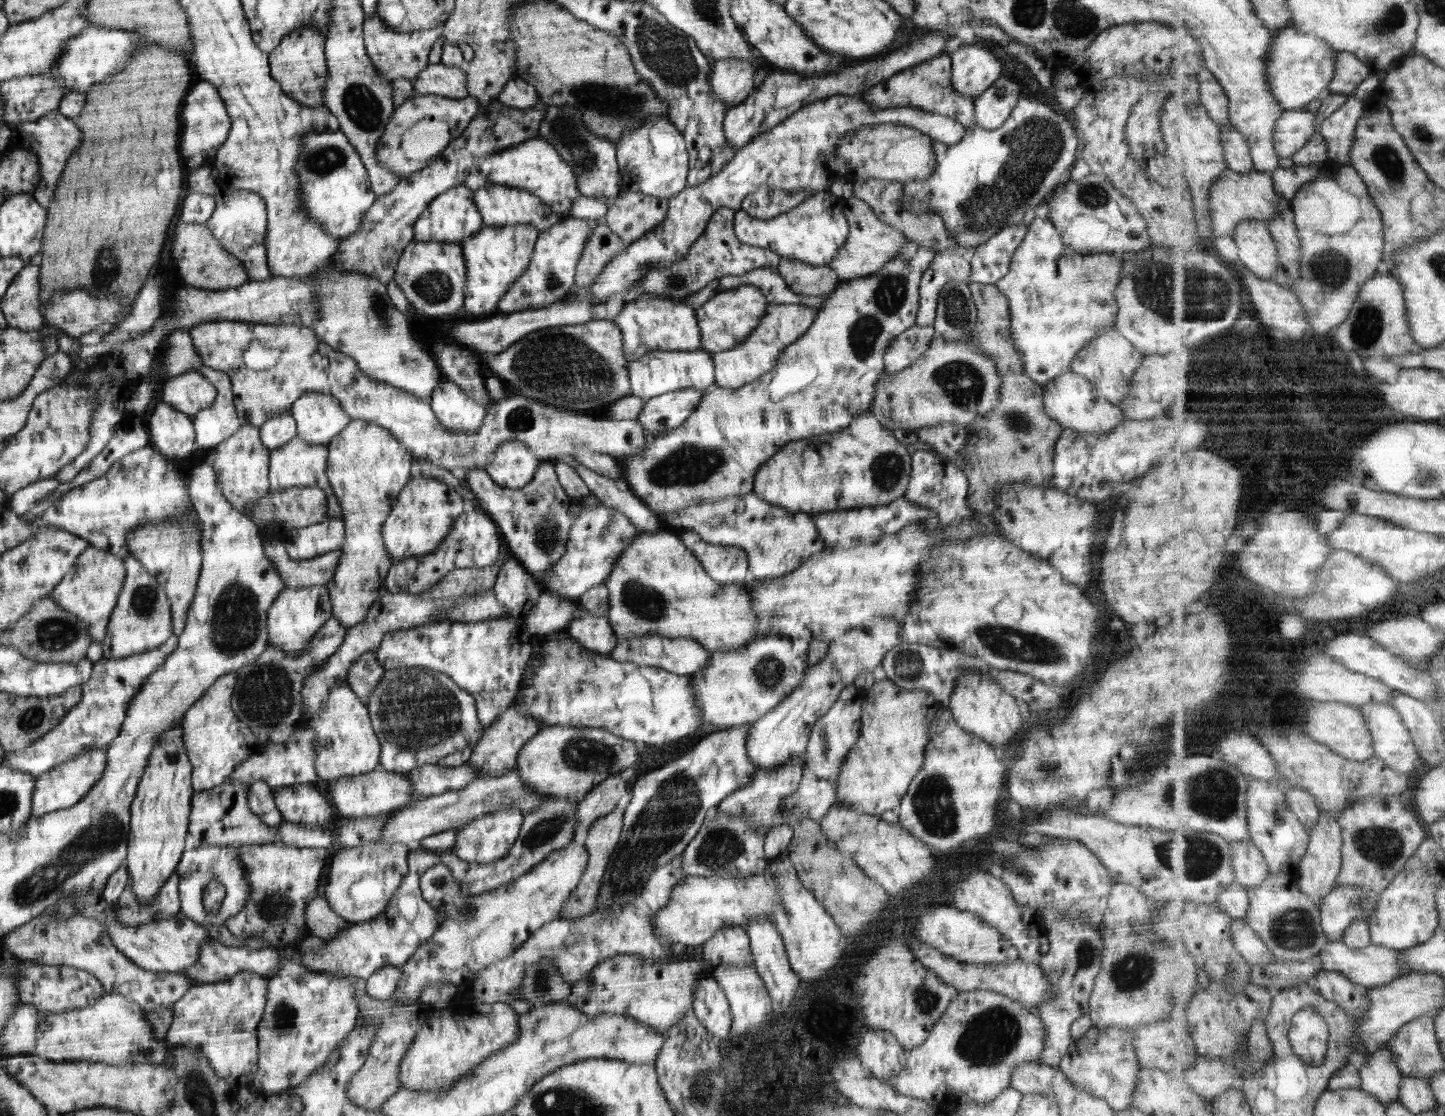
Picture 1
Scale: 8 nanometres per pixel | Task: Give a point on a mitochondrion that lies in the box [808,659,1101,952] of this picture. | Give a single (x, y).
(934, 806)

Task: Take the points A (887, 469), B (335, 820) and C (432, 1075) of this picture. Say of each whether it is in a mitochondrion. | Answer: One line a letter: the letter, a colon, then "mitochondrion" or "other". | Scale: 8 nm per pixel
A: mitochondrion
B: other
C: mitochondrion

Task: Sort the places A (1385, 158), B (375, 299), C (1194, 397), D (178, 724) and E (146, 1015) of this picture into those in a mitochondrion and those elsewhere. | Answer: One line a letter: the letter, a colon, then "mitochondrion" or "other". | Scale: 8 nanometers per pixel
A: mitochondrion
B: mitochondrion
C: other
D: other
E: other

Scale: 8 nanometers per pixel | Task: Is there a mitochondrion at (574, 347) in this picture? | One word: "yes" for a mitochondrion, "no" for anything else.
yes

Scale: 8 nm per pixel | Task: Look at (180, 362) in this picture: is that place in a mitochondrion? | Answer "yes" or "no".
yes

